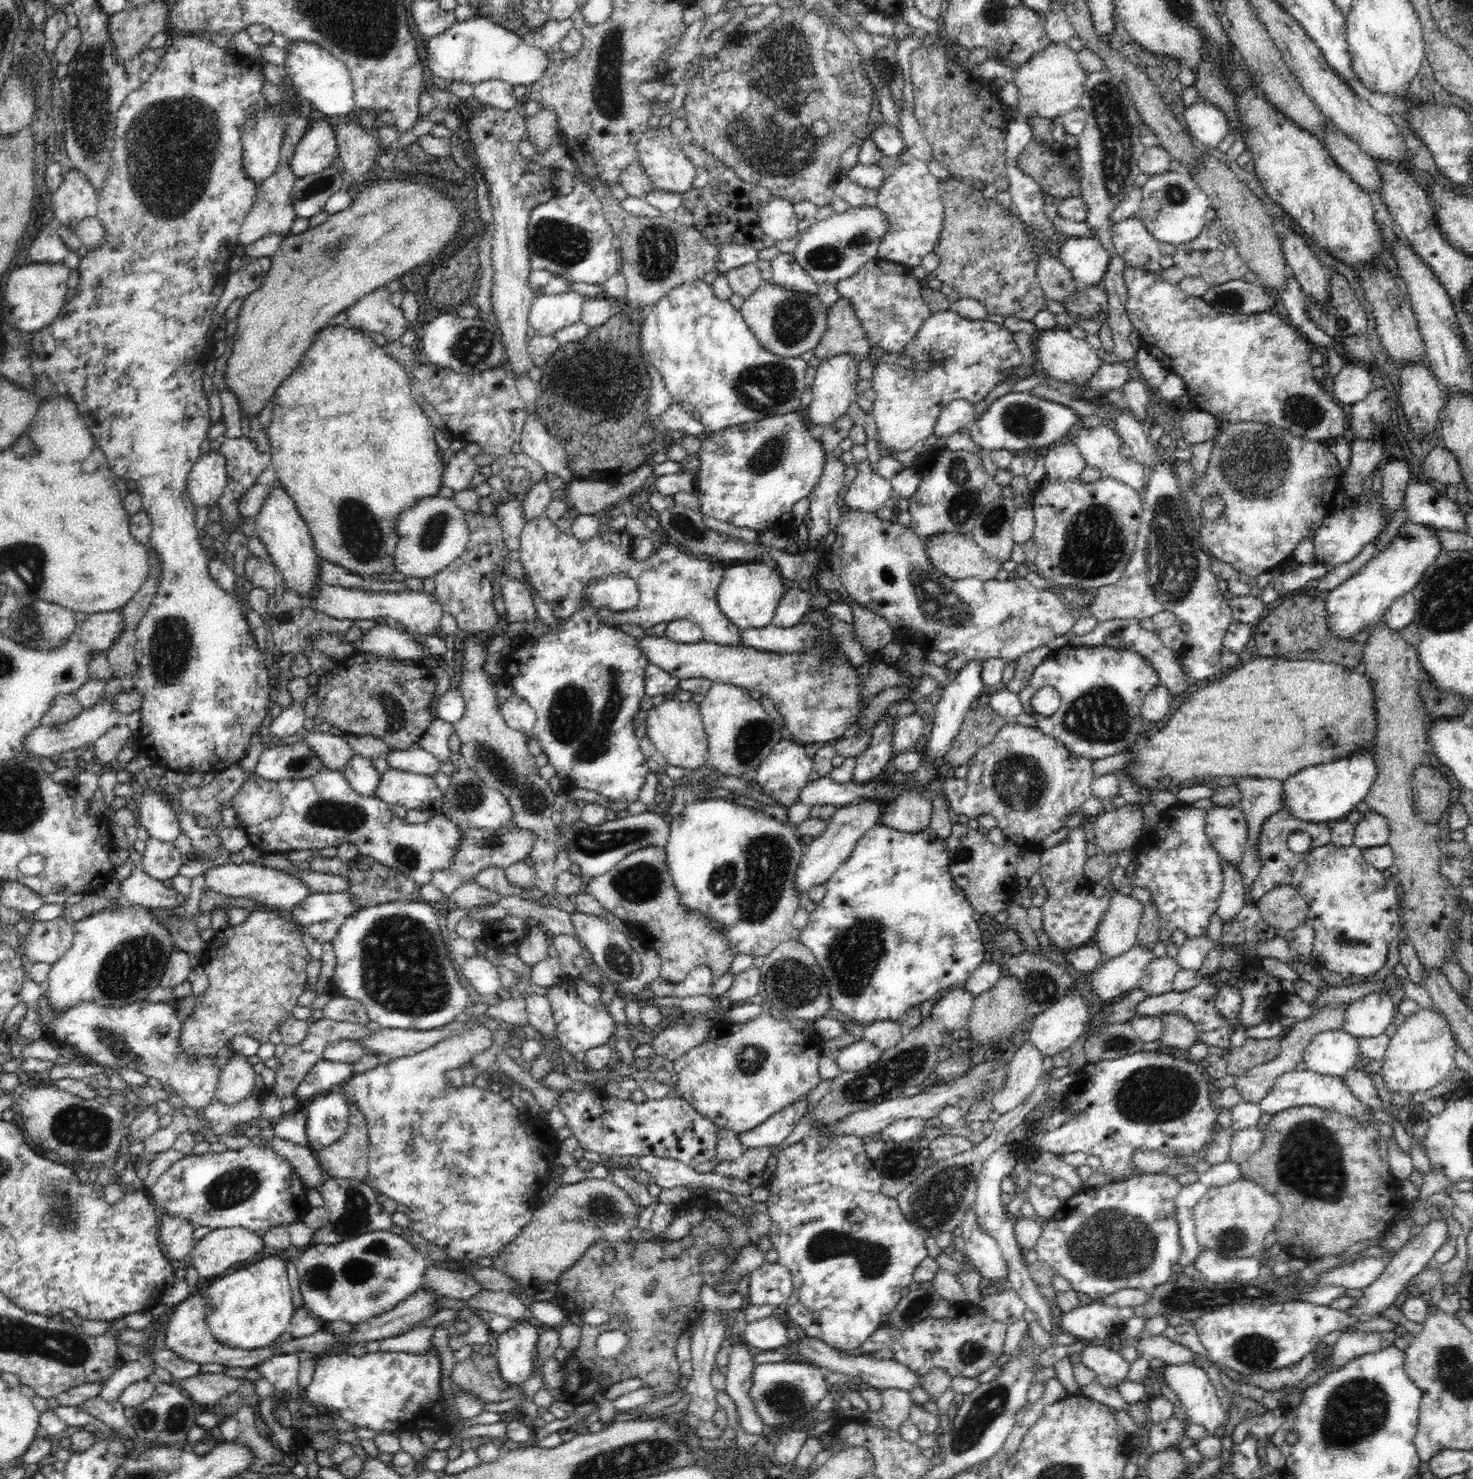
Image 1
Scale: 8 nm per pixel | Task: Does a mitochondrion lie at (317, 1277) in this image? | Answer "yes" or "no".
yes

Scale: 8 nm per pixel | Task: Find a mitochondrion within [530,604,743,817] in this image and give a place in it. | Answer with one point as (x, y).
(575, 719)

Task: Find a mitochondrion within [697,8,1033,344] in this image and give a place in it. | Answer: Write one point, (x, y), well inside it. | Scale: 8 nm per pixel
(778, 145)

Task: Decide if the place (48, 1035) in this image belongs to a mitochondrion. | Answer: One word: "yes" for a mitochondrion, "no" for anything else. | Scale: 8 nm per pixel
no

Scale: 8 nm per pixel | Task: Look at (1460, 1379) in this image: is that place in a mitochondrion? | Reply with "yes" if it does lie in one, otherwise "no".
yes

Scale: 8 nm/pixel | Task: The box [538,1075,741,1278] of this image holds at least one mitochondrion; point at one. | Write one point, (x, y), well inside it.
(602, 1208)

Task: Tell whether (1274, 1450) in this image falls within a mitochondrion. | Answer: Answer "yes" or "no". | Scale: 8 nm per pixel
no

